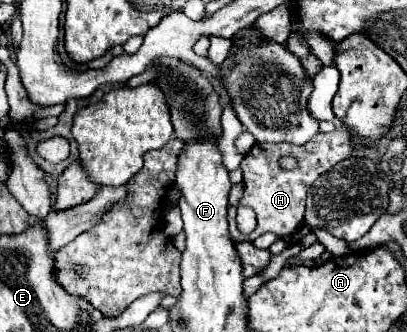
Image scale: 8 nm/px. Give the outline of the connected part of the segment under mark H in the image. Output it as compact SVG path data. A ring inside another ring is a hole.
M341 124L337 130L333 132L319 132L313 140L309 140L303 146L295 146L295 144L255 144L243 158L241 162L241 170L243 170L243 198L239 204L249 206L255 210L257 214L257 228L251 234L243 234L237 228L235 216L237 216L237 208L229 206L229 232L231 238L235 242L251 242L257 236L265 234L265 232L273 232L279 238L285 238L289 234L293 234L295 230L299 230L303 226L303 212L305 212L305 194L309 190L309 186L317 180L317 176L321 176L323 172L327 172L331 166L335 166L337 162L353 156L355 142L353 142L355 134L351 132L351 128L347 128L345 124ZM291 154L299 160L297 168L291 172L283 172L279 168L279 158Z

